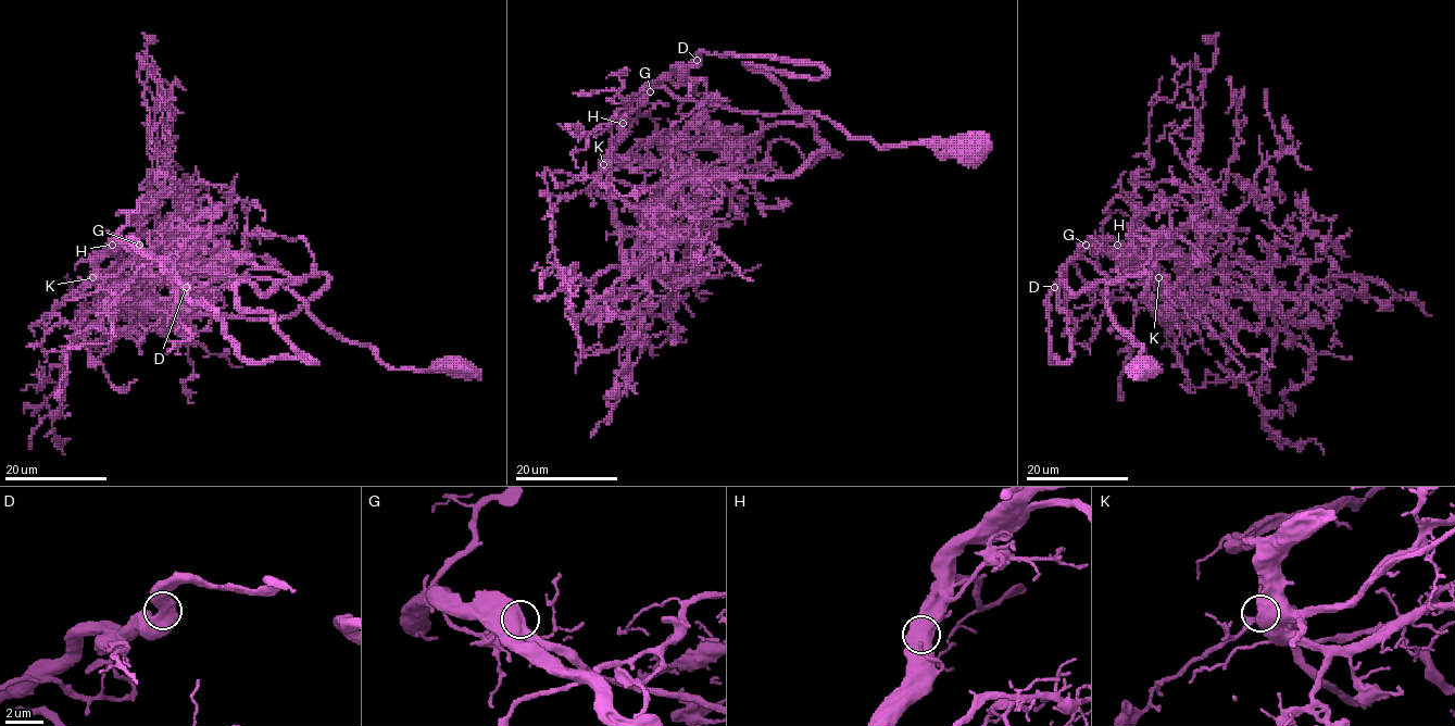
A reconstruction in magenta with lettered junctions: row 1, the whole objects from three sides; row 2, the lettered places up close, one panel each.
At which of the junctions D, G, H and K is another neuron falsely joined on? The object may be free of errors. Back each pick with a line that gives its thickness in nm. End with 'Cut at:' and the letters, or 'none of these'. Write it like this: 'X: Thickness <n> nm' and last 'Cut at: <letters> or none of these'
Cut at: none of these

